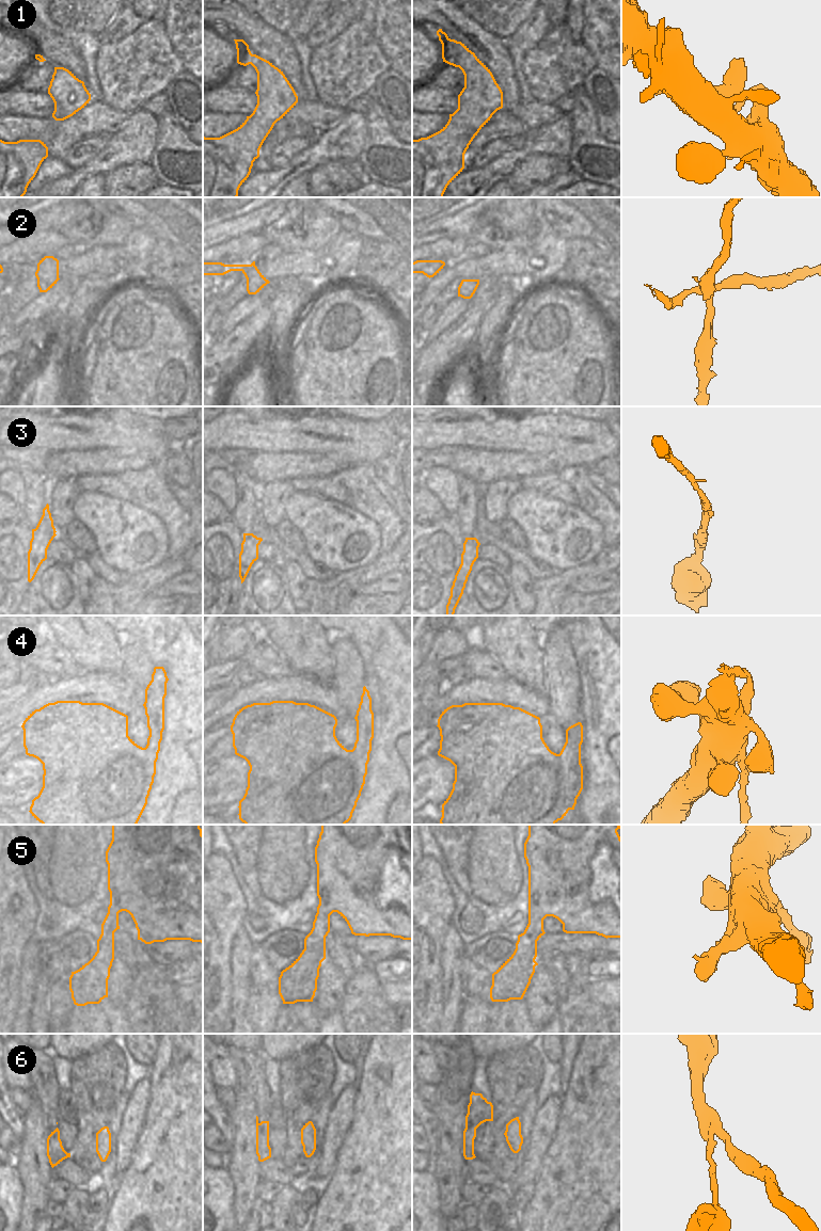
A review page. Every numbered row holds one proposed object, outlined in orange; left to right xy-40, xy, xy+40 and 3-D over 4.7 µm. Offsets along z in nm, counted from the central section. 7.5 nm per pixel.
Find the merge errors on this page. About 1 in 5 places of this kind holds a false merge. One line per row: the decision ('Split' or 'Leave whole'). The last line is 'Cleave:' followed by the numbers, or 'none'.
1: Leave whole
2: Split
3: Leave whole
4: Split
5: Leave whole
6: Leave whole
Cleave: 2, 4.

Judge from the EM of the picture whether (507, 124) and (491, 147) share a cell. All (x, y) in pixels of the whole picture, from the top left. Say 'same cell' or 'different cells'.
different cells

